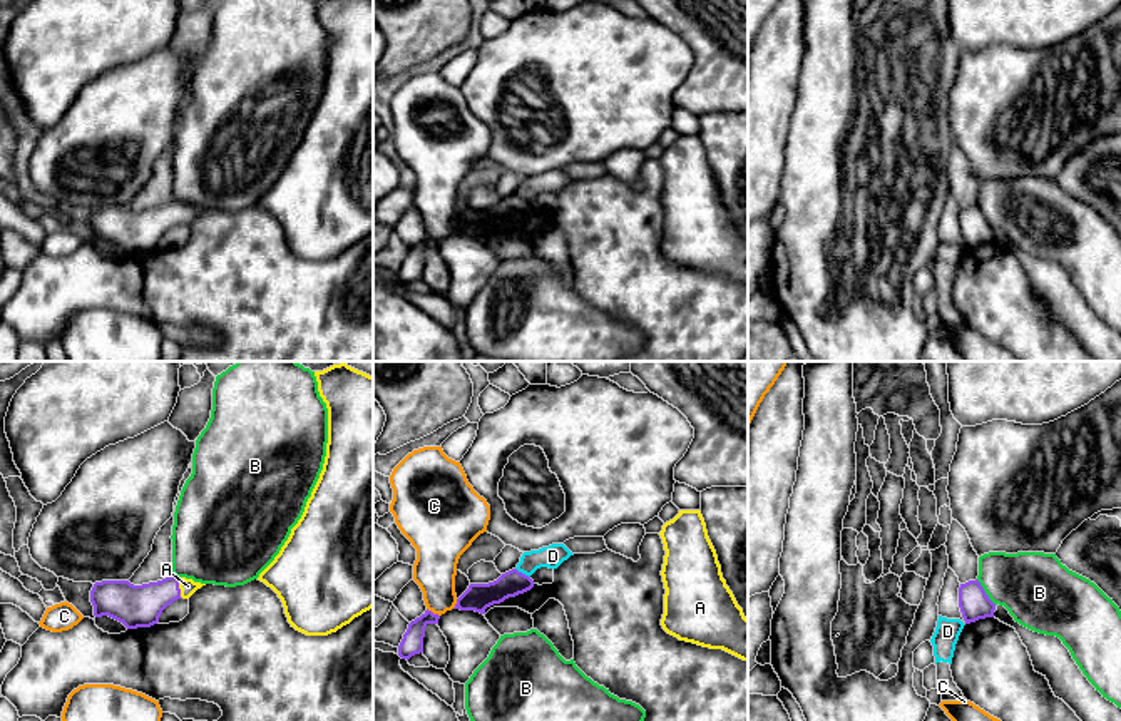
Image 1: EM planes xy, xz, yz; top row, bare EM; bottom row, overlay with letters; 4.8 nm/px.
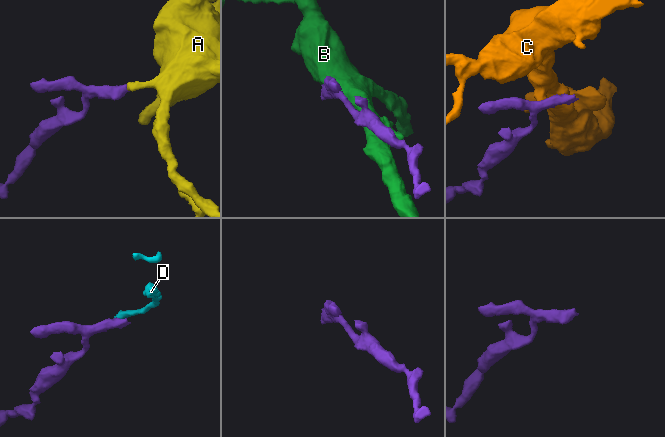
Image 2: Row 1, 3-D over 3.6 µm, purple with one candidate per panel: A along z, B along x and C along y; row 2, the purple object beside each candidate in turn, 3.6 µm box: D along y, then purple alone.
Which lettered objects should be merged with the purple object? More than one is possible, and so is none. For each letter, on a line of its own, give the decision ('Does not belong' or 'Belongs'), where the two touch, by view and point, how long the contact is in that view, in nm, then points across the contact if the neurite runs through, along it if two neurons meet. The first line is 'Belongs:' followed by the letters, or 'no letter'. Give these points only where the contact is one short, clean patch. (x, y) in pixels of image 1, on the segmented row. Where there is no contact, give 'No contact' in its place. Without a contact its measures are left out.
Belongs: A
A: Belongs. Touches purple at xy (178, 588). Shared border 110 nm. Path across: xy (136, 606), (178, 588), (188, 586)
B: Does not belong. Touches purple at yz (984, 593). Shared border 160 nm. Boundary: yz (976, 579), (996, 604)
C: Does not belong. Touches purple at xz (432, 613). Shared border 80 nm. Boundary: xz (427, 608), (439, 616)
D: Does not belong. Touches purple at xz (521, 572). Shared border 90 nm. Boundary: xz (516, 567), (529, 577)

